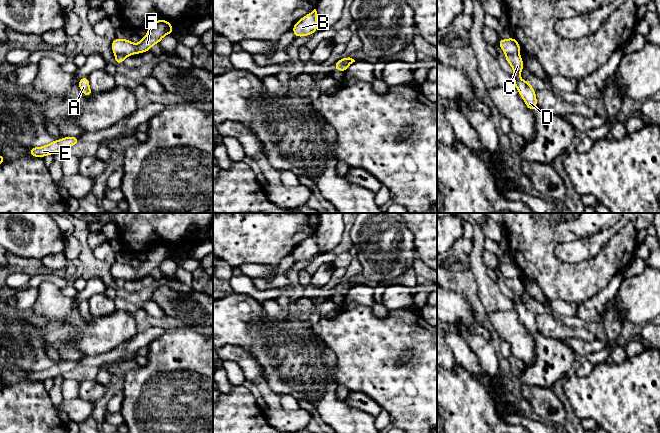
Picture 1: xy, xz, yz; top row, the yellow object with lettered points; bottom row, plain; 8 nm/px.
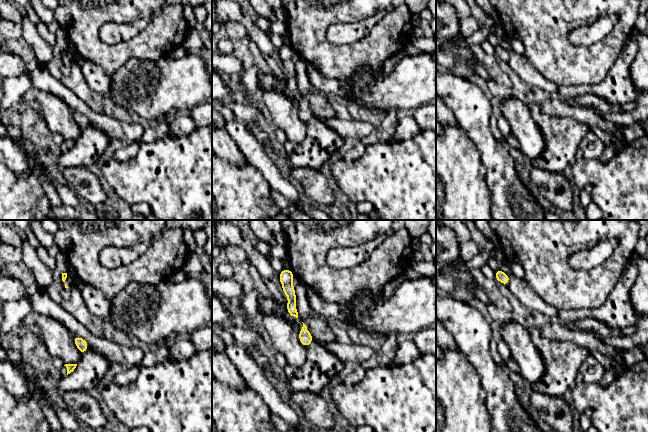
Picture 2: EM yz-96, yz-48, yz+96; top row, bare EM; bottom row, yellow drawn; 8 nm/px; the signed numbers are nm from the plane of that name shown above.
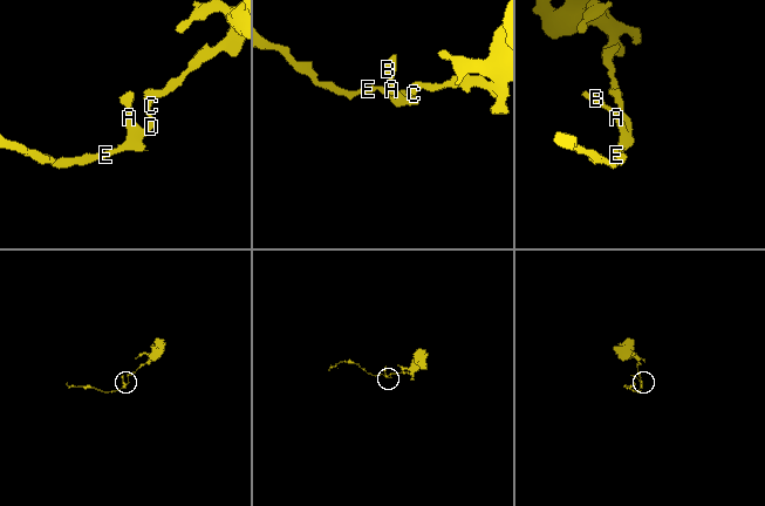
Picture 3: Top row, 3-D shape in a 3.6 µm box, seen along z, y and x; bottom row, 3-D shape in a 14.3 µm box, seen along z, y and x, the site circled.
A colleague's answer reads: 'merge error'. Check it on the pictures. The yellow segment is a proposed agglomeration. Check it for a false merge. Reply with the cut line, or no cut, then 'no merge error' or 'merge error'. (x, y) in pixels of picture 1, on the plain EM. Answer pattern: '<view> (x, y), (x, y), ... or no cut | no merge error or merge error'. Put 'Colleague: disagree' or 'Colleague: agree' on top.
Colleague: agree
yz (518, 276), (506, 279) | merge error

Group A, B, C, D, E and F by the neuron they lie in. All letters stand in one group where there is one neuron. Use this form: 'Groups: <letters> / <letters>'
Groups: A B C D E / F

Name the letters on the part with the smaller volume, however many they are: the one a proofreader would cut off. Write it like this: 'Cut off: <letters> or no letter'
Cut off: A, B, C, D, E

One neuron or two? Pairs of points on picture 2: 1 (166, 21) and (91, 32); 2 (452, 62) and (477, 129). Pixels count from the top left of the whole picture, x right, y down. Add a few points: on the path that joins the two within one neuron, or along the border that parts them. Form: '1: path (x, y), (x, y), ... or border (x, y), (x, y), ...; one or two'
1: path (146, 41), (140, 47), (130, 50), (106, 50); one
2: border (446, 70), (468, 80); two

